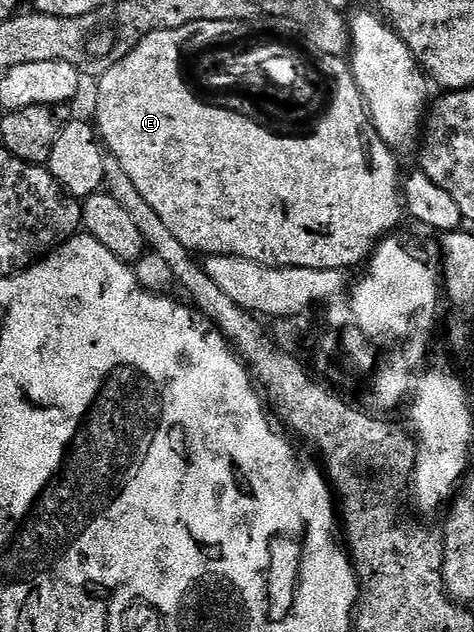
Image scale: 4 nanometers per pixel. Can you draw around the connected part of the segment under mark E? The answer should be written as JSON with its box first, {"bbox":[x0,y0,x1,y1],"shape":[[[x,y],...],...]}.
{"bbox":[95,22,407,270],"shape":[[[191,22],[182,28],[155,30],[143,37],[135,46],[135,50],[127,54],[127,58],[115,62],[115,66],[100,73],[95,124],[104,147],[111,153],[112,159],[117,160],[119,166],[123,166],[123,170],[127,170],[127,178],[131,178],[131,182],[135,182],[135,186],[139,189],[139,194],[147,198],[147,206],[151,206],[151,210],[155,210],[155,214],[163,218],[171,234],[175,234],[175,238],[179,238],[179,242],[183,242],[183,246],[187,246],[194,254],[222,256],[231,253],[233,256],[264,260],[270,264],[286,264],[315,270],[328,268],[350,270],[349,268],[355,267],[356,264],[364,265],[373,255],[373,249],[398,227],[396,224],[400,222],[401,215],[403,217],[406,215],[407,209],[403,199],[403,172],[401,174],[401,168],[397,165],[398,153],[394,152],[389,143],[377,133],[373,119],[369,116],[369,108],[365,104],[365,96],[359,90],[356,78],[353,77],[350,61],[339,56],[324,57],[326,74],[337,79],[333,84],[333,101],[330,102],[325,116],[309,108],[305,113],[294,114],[293,128],[289,124],[280,128],[269,113],[273,108],[273,100],[265,89],[265,72],[273,84],[291,83],[297,76],[296,54],[289,52],[287,45],[281,44],[277,48],[277,61],[265,68],[265,44],[259,37],[251,37],[249,44],[245,40],[233,44],[233,40],[241,36],[240,30],[237,29],[240,27],[225,22],[220,27],[210,28],[213,29],[208,32],[206,22]]]}

